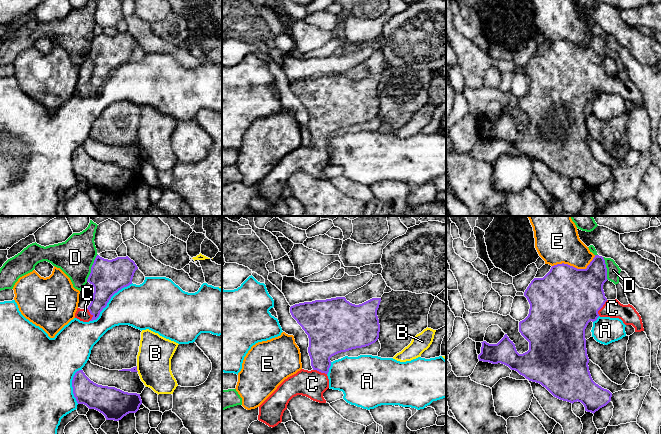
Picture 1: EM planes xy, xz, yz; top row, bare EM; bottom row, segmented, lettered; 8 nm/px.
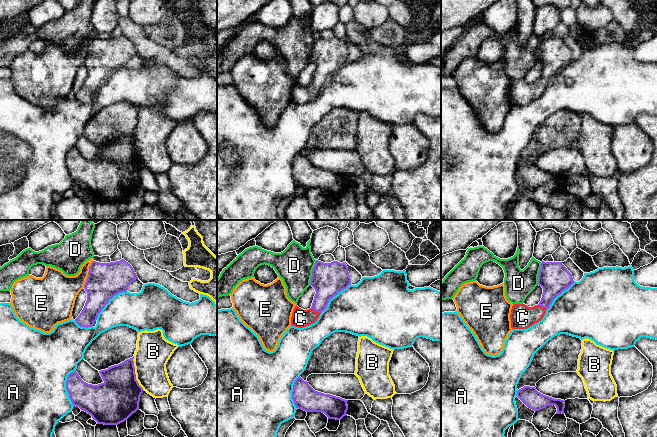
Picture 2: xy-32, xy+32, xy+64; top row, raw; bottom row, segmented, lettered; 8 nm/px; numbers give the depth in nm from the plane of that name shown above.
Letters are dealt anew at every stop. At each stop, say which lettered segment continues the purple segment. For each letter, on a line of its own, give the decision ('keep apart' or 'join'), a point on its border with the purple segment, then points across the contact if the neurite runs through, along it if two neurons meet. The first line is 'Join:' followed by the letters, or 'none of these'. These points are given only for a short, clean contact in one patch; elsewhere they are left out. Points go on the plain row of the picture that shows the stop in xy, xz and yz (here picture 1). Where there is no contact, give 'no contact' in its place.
Join: C
A: keep apart; meets purple in xy at (109, 75)
B: keep apart; meets purple in xy at (136, 145)
C: join; meets purple in yz at (601, 83); runs through yz (572, 73), (601, 83), (612, 84)
D: keep apart; meets purple in xy at (91, 44); border along xy (97, 30), (86, 57)
E: keep apart; meets purple in yz at (575, 44)

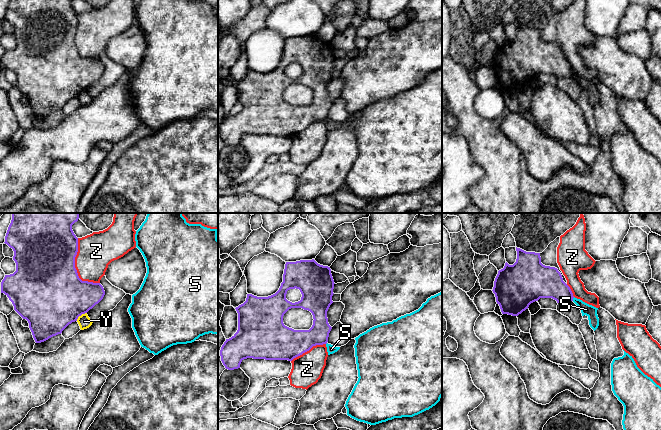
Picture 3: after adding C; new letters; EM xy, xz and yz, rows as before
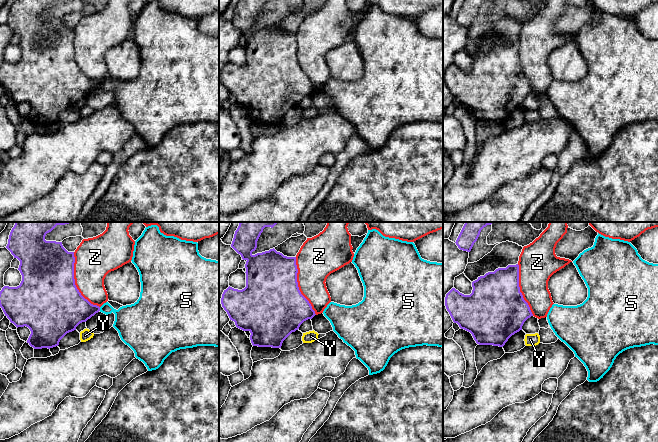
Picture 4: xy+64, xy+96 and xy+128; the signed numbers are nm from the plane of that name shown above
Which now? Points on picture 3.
Join: none of these
S: keep apart; meets purple in yz at (572, 75); border along yz (574, 73), (572, 76)
Y: keep apart; meets purple in xy at (80, 91); border along xy (86, 88), (82, 89), (76, 96)
Z: keep apart; meets purple in xy at (75, 44)

